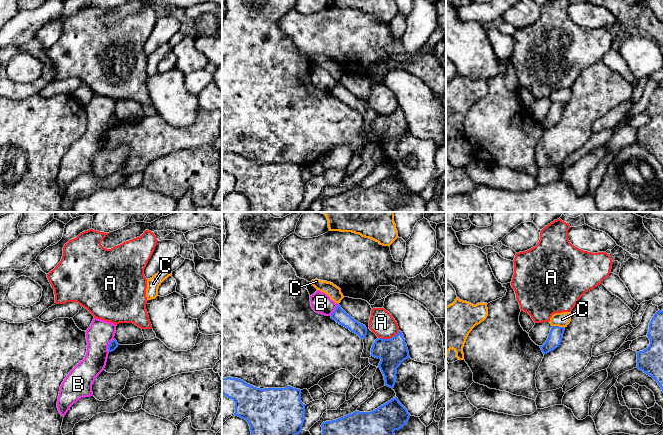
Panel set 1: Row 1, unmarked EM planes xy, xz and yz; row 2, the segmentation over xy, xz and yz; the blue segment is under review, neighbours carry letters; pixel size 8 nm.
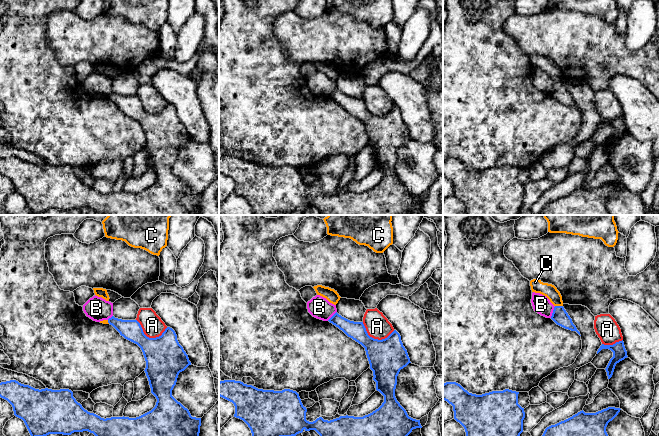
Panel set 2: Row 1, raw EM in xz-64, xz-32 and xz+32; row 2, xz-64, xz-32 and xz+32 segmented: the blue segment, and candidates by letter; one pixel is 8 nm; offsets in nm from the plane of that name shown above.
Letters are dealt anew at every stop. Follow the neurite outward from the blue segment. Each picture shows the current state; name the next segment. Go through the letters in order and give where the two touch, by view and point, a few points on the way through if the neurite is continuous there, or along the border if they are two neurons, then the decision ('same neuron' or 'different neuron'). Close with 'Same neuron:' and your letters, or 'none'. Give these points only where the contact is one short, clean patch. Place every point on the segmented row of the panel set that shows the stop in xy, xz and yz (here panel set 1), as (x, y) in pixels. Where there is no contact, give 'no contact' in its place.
A: contact xz (388, 339); different neuron
B: contact xy (108, 345); border xy (112, 339), (108, 345), (108, 351); different neuron
C: contact yz (558, 326); different neuron
Same neuron: none

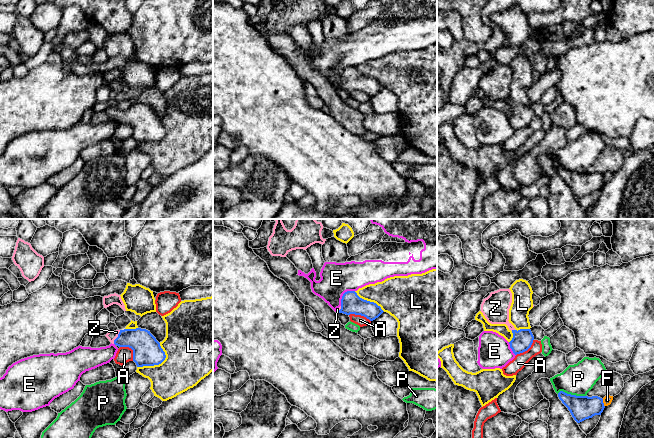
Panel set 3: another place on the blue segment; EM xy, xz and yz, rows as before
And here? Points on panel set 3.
A: contact xy (131, 348); different neuron
E: contact xz (343, 294); border xz (354, 290), (348, 290), (343, 294), (340, 305); different neuron
F: contact yz (603, 403); border yz (602, 399), (604, 406); different neuron
L: contact xy (158, 364); different neuron
P: contact yz (570, 394); different neuron
Z: contact xy (117, 337); way xy (146, 348), (137, 339), (117, 337), (111, 335); same neuron
Same neuron: Z

